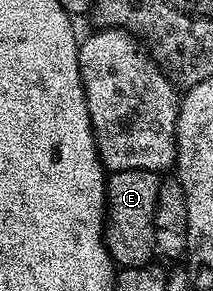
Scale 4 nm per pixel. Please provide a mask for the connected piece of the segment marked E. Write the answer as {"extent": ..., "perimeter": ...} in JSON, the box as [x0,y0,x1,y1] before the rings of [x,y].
{"extent":[105,170,162,267],"perimeter":[[[115,170],[105,184],[105,246],[118,267],[148,266],[154,261],[155,208],[162,179],[156,170]]]}

